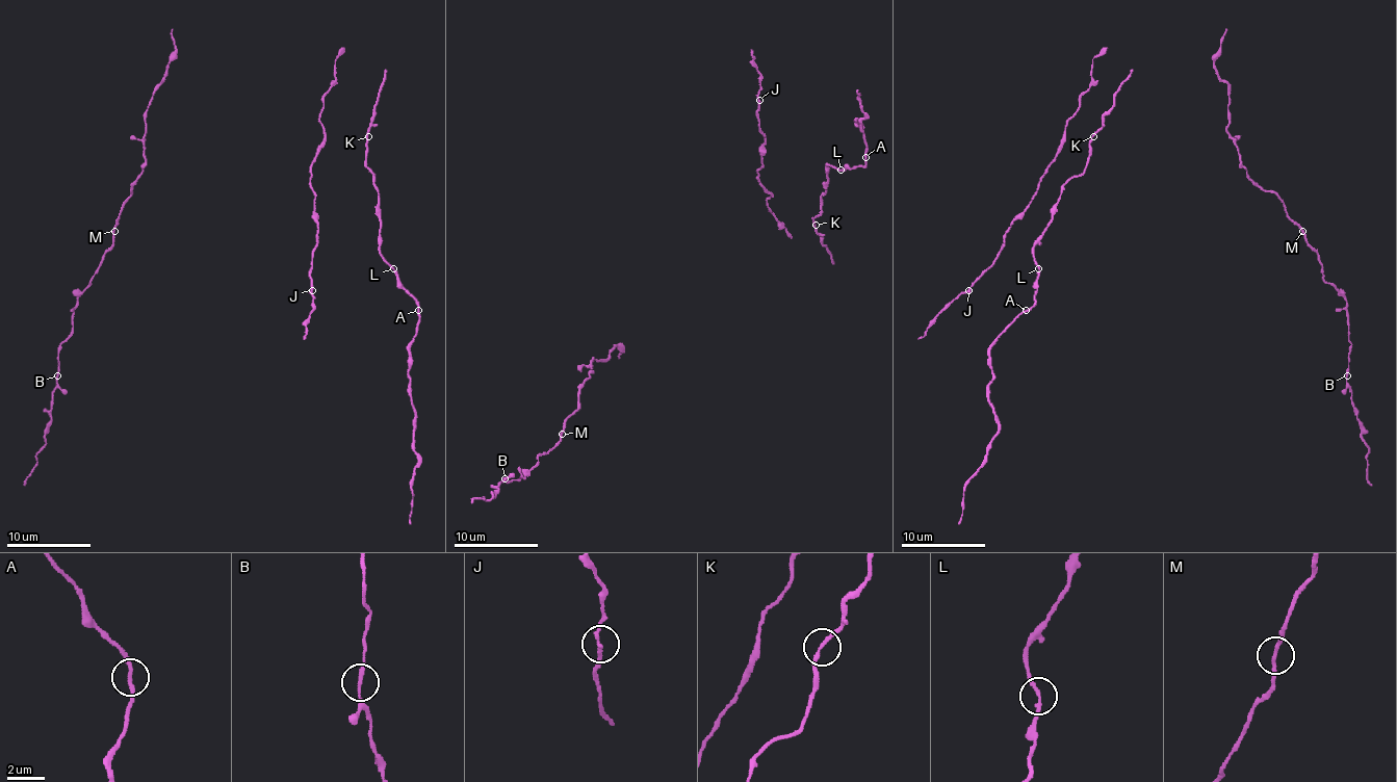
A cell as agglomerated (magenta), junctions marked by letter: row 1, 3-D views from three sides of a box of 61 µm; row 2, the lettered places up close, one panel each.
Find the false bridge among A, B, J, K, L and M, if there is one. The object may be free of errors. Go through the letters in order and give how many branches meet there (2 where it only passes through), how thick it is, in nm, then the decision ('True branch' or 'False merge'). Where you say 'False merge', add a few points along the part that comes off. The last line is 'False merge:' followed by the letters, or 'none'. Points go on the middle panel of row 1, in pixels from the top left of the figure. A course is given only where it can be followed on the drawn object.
A: Branches: 2. Thickness 170 nm. True branch
B: Branches: 2. Thickness 180 nm. True branch
J: Branches: 2. Thickness 180 nm. True branch
K: Branches: 2. Thickness 170 nm. True branch
L: Branches: 2. Thickness 180 nm. True branch
M: Branches: 2. Thickness 180 nm. True branch
False merge: none

